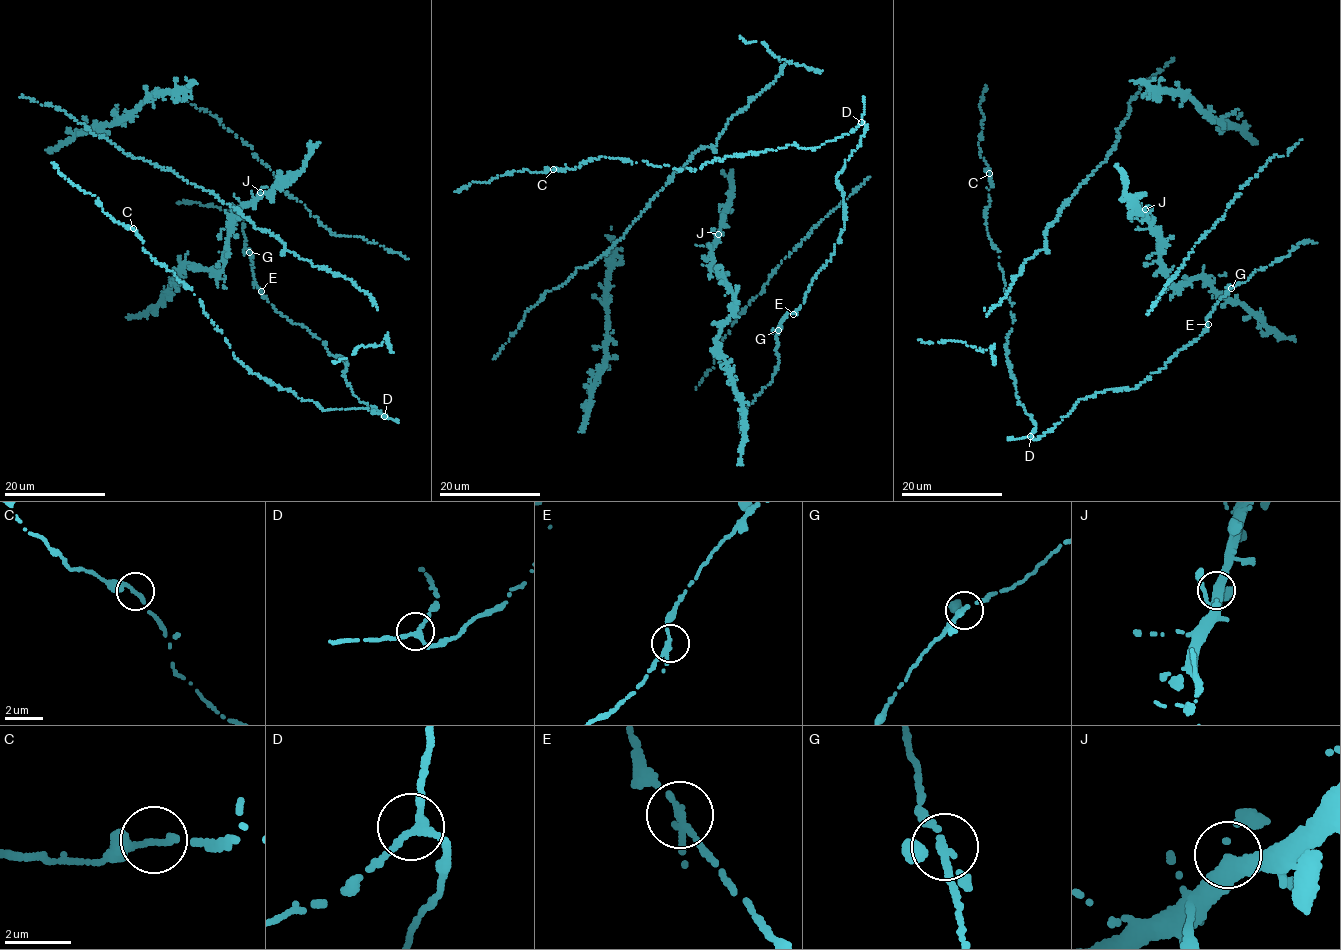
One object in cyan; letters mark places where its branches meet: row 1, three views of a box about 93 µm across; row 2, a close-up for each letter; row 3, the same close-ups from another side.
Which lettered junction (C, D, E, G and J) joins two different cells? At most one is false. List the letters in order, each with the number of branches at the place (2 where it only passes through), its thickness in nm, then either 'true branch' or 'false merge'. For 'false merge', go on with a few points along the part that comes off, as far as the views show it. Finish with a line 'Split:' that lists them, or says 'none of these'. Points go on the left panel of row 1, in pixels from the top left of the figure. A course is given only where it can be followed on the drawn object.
C: branches 3; calibre 200 nm; true branch
D: branches 3; calibre 220 nm; true branch
E: branches 2; calibre 240 nm; true branch
G: branches 3; calibre 200 nm; true branch
J: branches 3; calibre 320 nm; true branch
Split: none of these

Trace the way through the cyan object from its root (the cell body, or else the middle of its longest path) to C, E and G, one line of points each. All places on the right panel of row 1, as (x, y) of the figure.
C: (1165, 366), (1136, 388), (1079, 400), (1032, 437), (1036, 425), (1007, 362), (1013, 321), (985, 224), (989, 173)
E: (1165, 366), (1181, 348), (1199, 338), (1208, 324)
G: (1165, 366), (1181, 348), (1199, 338), (1213, 307), (1231, 288)

